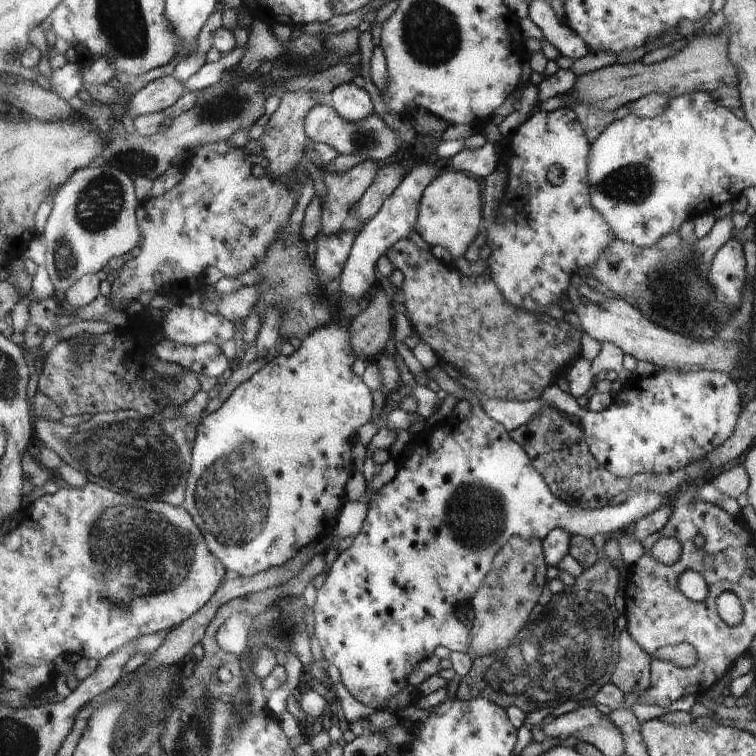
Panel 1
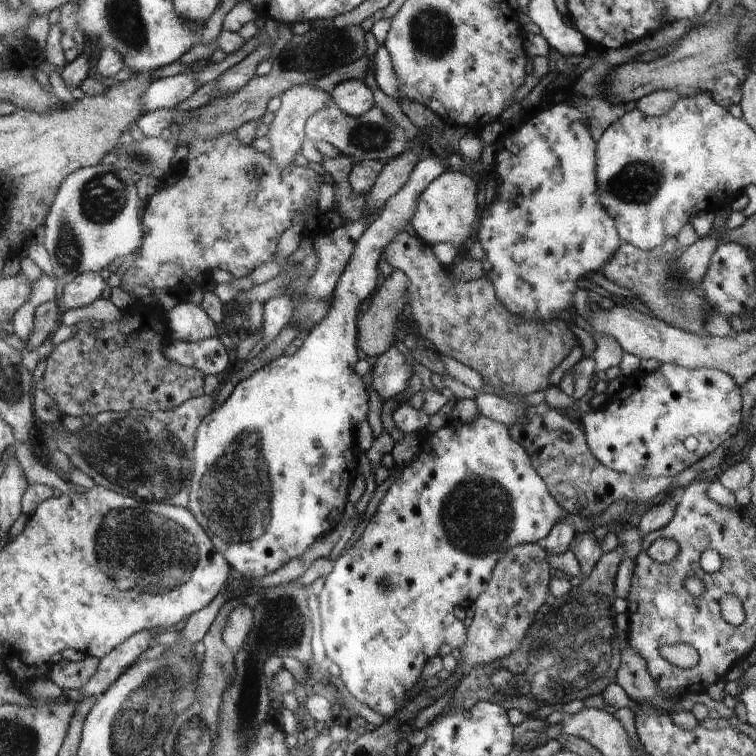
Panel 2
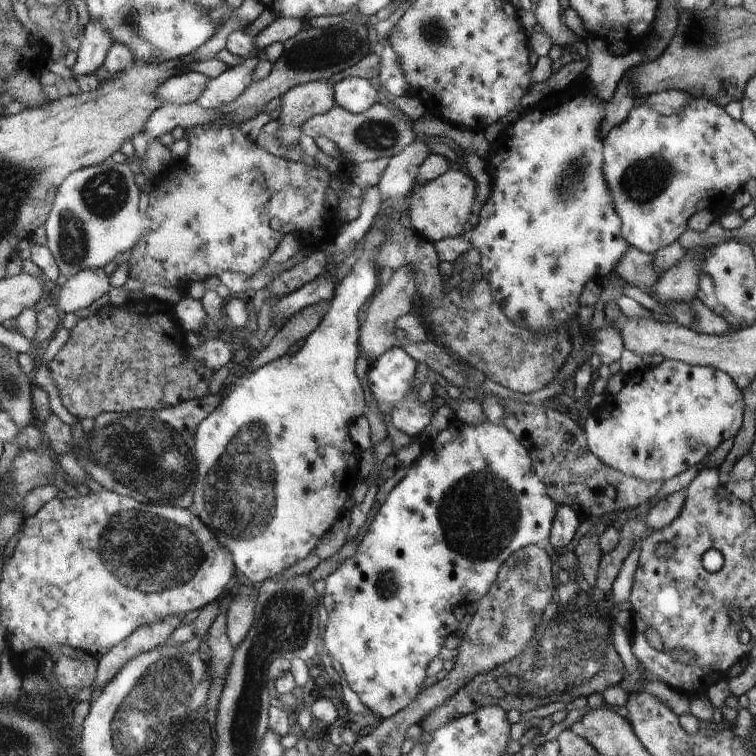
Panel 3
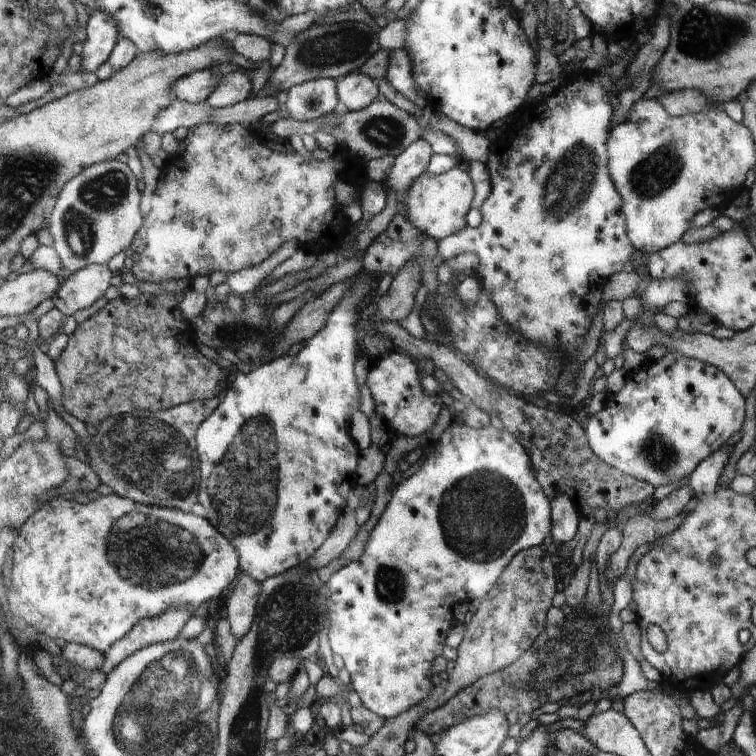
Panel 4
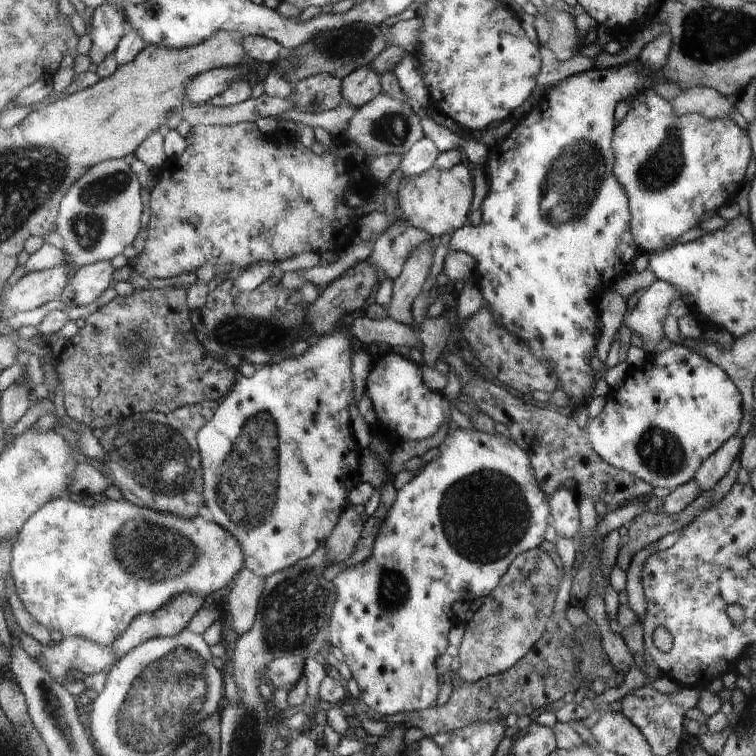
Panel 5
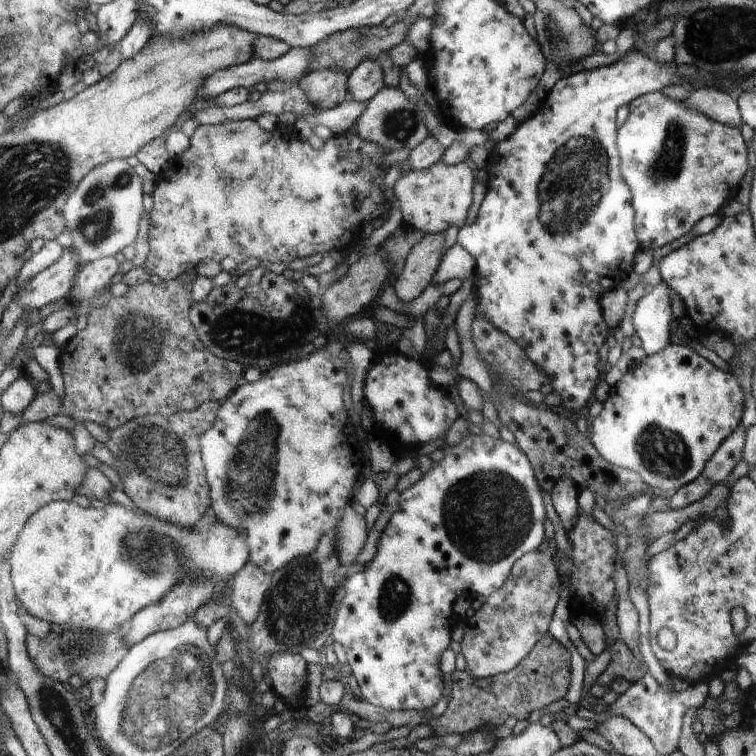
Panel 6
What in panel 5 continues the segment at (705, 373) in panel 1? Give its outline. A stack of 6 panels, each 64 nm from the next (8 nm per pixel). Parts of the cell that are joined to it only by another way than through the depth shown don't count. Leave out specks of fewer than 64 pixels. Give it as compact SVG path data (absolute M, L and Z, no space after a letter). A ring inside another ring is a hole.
M673 343L668 349L660 354L648 354L644 364L640 367L631 369L628 372L625 382L617 390L612 390L606 396L606 403L603 410L598 416L589 419L586 433L589 436L590 444L596 451L596 454L603 458L608 464L620 470L628 471L633 474L637 479L643 480L653 487L659 486L670 488L671 491L678 489L679 486L694 480L695 474L699 470L699 466L711 457L712 454L718 452L723 446L722 442L727 442L734 434L739 432L740 425L742 424L744 416L743 395L739 387L735 385L735 381L723 371L717 364L714 364L710 359L703 357L685 347L682 343Z

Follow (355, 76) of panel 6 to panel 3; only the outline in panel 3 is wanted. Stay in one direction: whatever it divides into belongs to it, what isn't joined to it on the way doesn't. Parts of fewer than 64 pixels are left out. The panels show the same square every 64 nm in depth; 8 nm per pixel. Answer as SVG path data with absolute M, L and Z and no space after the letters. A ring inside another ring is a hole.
M346 77L333 87L336 106L351 113L364 113L376 102L376 89L368 79Z

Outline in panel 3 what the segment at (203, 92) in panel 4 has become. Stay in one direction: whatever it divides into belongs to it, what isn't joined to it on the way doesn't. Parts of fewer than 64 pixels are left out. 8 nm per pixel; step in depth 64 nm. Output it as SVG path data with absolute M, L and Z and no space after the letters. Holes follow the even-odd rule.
M200 72L178 73L159 86L156 96L164 103L196 103L209 80Z

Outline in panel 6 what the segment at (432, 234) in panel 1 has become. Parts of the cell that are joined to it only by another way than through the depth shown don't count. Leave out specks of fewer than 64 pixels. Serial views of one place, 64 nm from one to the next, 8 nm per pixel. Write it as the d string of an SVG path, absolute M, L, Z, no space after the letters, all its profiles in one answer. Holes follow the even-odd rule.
M439 161L425 169L410 169L404 173L393 187L394 198L401 204L404 223L420 233L442 233L454 224L462 224L468 208L472 204L472 184L474 176L468 168L469 162L449 165Z

